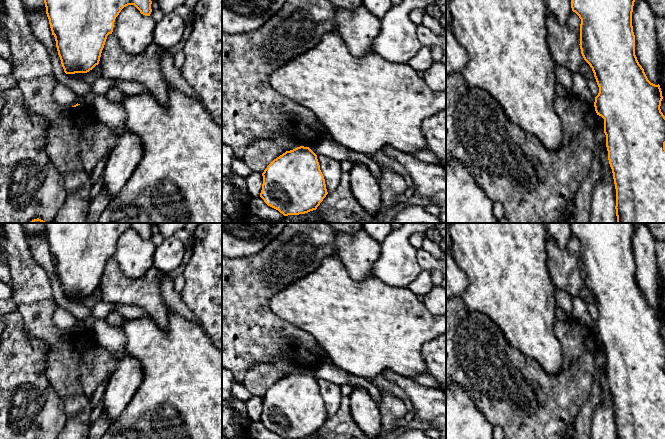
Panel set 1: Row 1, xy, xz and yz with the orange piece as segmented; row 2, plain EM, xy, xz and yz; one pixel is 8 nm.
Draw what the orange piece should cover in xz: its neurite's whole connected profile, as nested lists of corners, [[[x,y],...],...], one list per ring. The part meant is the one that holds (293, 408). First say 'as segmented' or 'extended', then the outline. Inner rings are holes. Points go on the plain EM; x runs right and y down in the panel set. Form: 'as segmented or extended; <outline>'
as segmented; [[[300,370],[274,383],[262,397],[260,421],[283,439],[316,434],[328,418],[317,379]]]

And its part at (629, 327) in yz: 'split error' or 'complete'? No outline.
complete

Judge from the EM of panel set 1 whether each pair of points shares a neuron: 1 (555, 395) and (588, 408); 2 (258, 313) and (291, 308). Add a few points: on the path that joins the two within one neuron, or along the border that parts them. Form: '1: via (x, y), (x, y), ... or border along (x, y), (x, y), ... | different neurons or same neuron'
1: border along (593, 385), (589, 397), (575, 419) | different neurons
2: border along (281, 289), (269, 299), (269, 307), (292, 325) | different neurons

